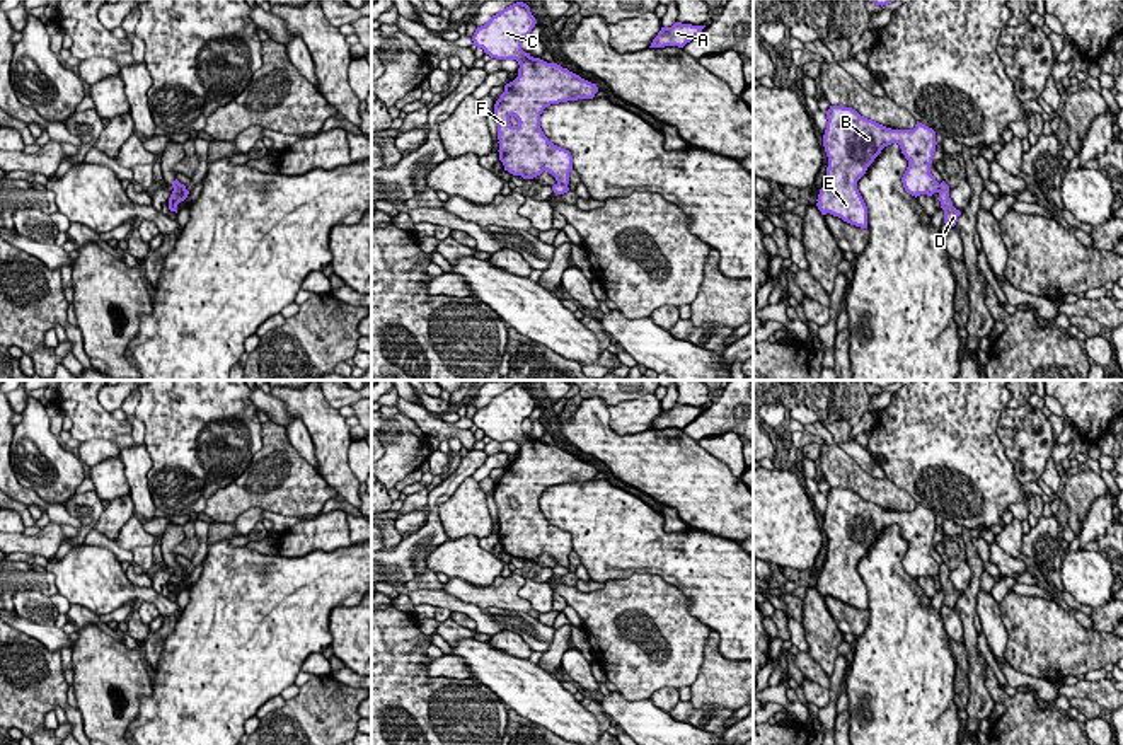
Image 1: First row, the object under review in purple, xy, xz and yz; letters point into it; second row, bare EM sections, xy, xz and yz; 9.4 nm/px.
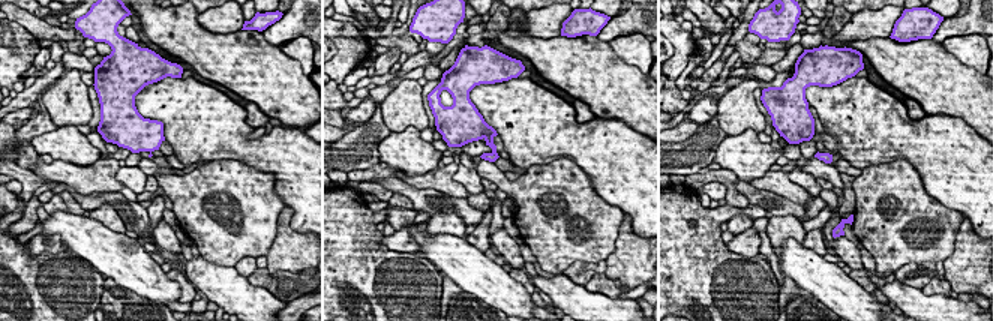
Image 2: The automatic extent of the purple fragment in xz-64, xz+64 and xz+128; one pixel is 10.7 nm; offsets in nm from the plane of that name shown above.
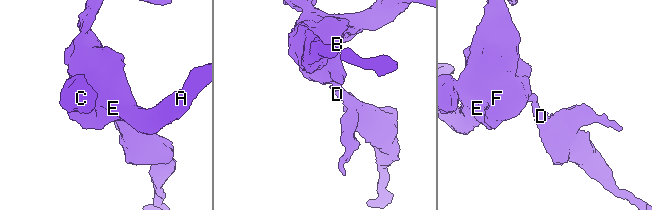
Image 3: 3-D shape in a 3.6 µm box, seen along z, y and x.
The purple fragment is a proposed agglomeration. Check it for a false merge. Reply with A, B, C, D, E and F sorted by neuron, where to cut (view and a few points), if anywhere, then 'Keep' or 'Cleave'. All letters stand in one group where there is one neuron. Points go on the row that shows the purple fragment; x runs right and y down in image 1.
Groups: A B C E F / D. Split along yz (939, 184), (936, 191). Cleave

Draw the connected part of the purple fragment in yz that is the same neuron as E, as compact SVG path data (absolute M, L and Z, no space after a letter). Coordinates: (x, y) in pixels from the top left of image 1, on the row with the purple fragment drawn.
M830 106L826 119L823 147L828 167L816 199L821 215L830 213L850 225L867 228L867 206L857 181L891 143L898 143L908 160L901 177L905 191L915 198L939 191L939 182L930 174L937 145L932 128L917 121L913 130L891 130L844 106Z

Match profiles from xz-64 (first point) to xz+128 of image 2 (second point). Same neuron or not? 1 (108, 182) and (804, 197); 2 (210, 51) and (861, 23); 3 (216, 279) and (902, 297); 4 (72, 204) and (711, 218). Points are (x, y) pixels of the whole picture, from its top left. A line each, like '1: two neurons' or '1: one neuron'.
1: one neuron
2: two neurons
3: one neuron
4: two neurons

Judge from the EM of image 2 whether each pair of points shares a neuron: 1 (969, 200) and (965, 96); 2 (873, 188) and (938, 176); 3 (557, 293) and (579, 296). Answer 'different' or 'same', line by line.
1: different
2: different
3: same

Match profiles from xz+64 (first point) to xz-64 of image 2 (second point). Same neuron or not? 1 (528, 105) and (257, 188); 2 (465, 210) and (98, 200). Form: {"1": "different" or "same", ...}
{"1": "different", "2": "same"}

